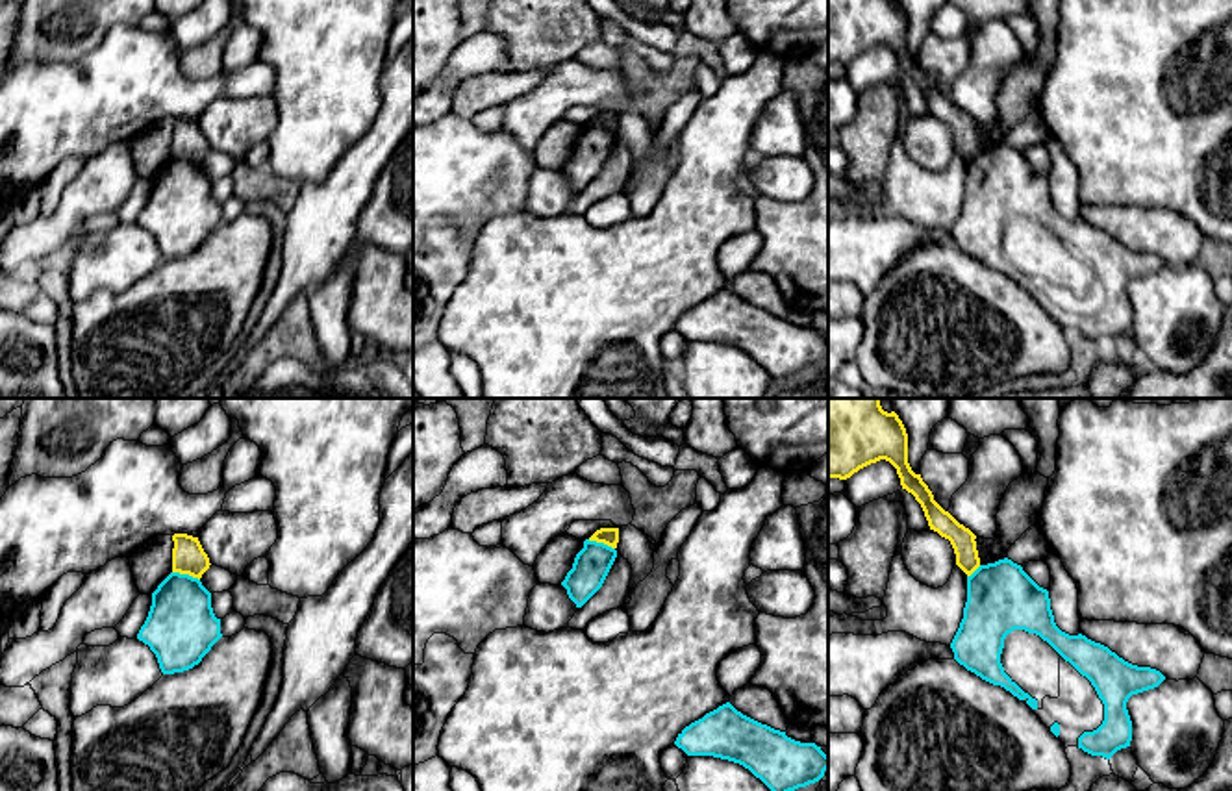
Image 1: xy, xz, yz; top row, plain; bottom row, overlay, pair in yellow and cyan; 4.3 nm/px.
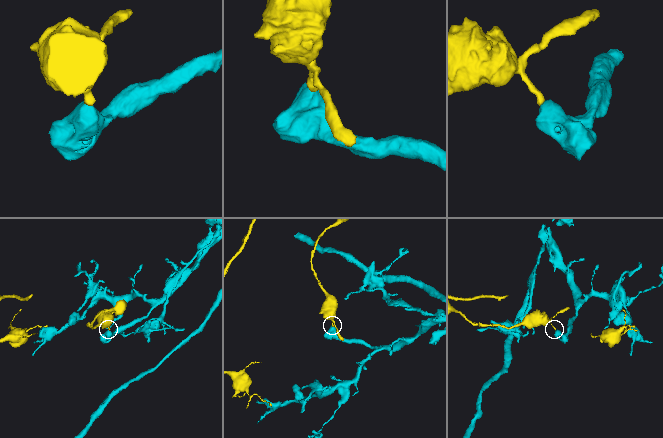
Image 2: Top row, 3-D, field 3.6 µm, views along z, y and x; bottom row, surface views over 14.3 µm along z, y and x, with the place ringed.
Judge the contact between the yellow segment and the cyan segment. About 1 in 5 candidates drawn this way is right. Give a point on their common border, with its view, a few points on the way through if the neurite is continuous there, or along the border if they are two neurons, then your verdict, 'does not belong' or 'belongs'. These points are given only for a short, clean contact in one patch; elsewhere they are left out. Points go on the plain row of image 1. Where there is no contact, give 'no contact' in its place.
contact xy (186, 158); border xy (173, 156), (199, 165); does not belong

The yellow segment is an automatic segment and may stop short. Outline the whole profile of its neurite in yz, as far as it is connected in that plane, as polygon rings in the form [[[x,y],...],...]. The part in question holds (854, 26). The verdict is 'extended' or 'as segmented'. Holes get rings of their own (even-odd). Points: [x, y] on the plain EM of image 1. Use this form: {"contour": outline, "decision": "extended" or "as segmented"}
{"contour": [[[828,0],[828,65],[847,65],[880,44],[897,54],[902,74],[921,89],[930,115],[950,126],[956,150],[971,161],[980,152],[976,120],[945,96],[921,59],[911,56],[899,0]]], "decision": "as segmented"}

